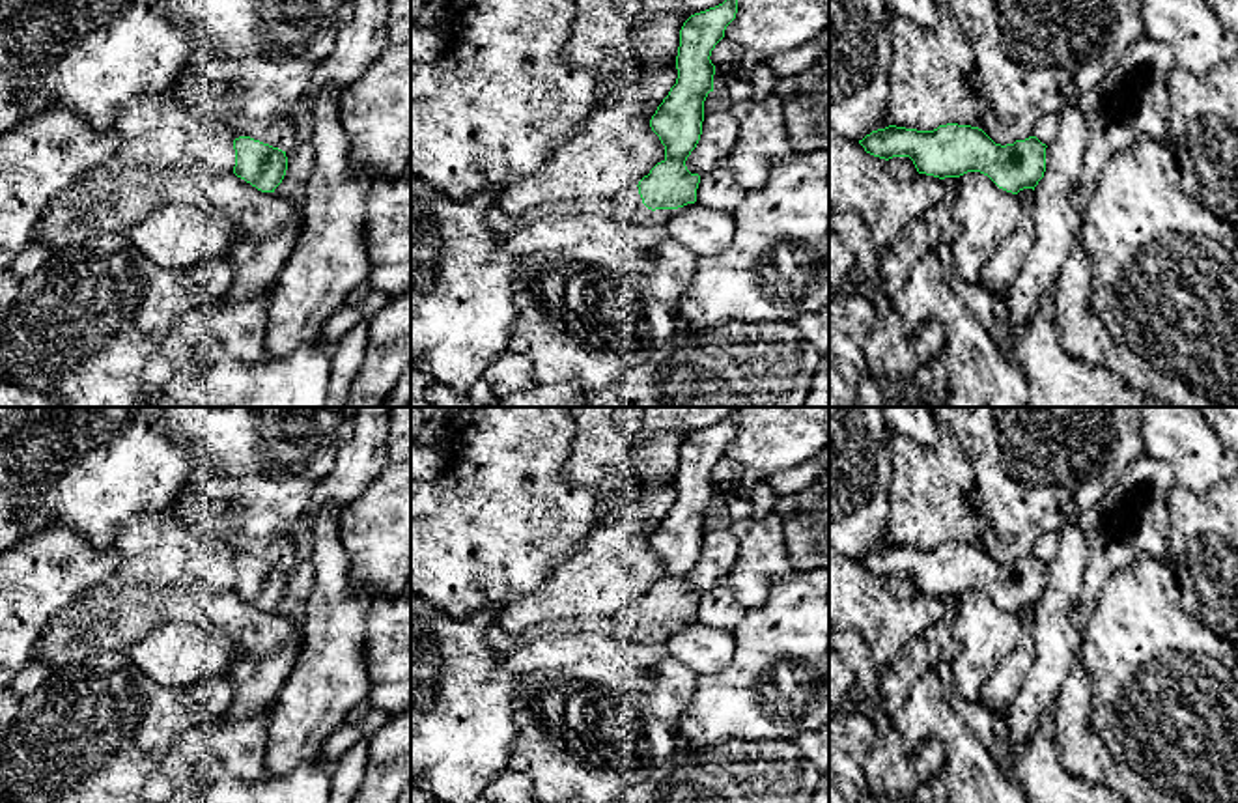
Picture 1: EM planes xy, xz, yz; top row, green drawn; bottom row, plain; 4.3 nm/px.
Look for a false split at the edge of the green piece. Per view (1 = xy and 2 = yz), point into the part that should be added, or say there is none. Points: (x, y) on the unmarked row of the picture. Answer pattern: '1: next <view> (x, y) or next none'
1: next none
2: next none

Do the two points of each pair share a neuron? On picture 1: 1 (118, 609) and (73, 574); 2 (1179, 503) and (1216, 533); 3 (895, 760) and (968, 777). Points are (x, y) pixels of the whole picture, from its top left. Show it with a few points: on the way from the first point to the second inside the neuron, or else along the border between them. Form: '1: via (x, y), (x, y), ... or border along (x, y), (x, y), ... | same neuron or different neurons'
1: border along (88, 589), (55, 617) | different neurons
2: via (1188, 512), (1207, 527) | same neuron
3: border along (904, 699), (893, 712), (893, 725), (904, 744) | different neurons

